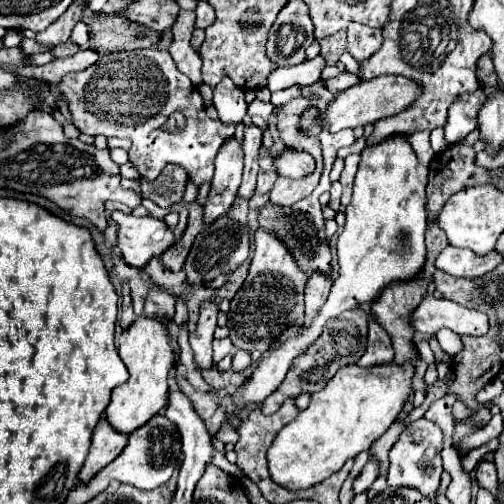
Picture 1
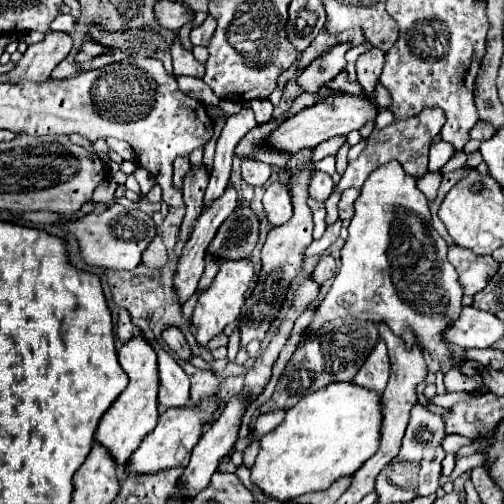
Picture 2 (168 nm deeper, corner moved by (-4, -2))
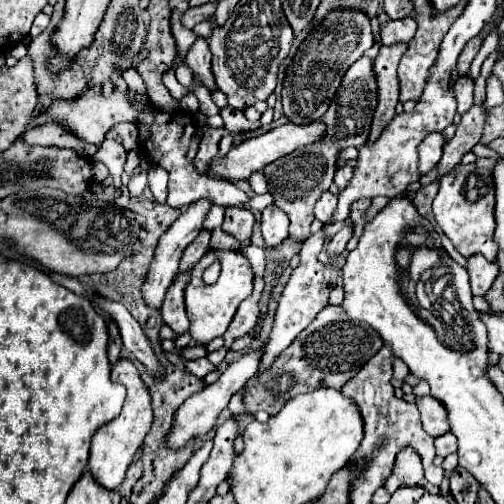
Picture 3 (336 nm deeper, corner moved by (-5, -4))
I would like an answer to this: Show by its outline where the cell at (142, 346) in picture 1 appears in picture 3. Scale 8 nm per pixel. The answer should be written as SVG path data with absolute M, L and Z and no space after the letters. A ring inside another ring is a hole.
M120 358L114 366L112 366L112 378L114 382L120 382L126 386L128 394L122 406L122 412L110 420L108 424L104 424L102 428L96 430L96 434L92 436L92 448L90 448L90 462L88 462L88 470L94 474L94 478L106 486L106 488L118 488L120 482L124 480L124 474L128 470L128 466L132 464L138 448L144 442L144 436L148 434L150 426L152 426L152 406L150 406L150 390L144 384L140 370L136 368L136 364L130 358Z

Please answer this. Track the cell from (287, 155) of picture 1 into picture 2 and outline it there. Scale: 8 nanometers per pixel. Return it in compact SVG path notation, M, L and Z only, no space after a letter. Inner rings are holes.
M317 170L315 176L313 176L313 180L311 180L311 184L309 184L309 192L311 192L313 200L325 202L331 196L331 192L333 192L333 180L331 180L331 176L327 176L325 172Z

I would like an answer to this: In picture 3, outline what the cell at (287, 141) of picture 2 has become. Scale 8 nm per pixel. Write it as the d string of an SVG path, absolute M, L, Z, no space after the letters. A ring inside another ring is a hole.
M320 120L318 122L304 124L304 126L296 126L296 124L288 122L284 126L278 126L274 130L268 130L262 136L248 138L242 144L232 146L230 152L224 158L214 158L214 162L210 162L210 170L214 170L218 176L222 176L222 178L226 178L230 182L234 182L234 180L246 180L252 172L258 172L264 166L268 166L270 162L292 154L296 148L302 148L302 146L312 144L312 142L320 142L324 136L326 136L326 124L320 122Z

